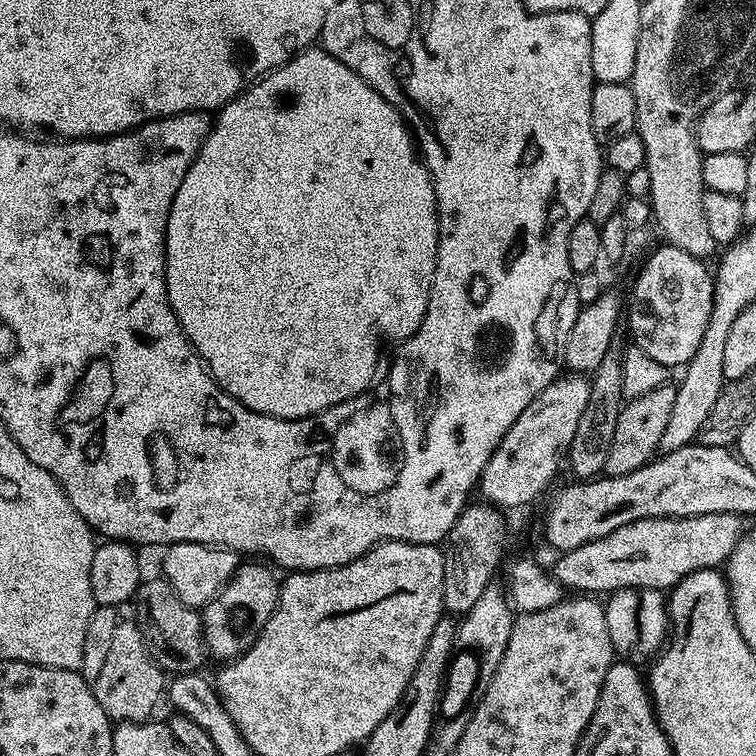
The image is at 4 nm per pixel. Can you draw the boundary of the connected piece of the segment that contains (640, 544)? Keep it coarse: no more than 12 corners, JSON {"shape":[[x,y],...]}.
{"shape":[[733,512],[644,518],[559,553],[576,594],[671,590],[719,569]]}

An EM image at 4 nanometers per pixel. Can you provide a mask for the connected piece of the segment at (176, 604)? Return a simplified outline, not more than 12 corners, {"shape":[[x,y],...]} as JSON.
{"shape":[[163,578],[134,597],[144,645],[168,674],[196,674],[204,621]]}

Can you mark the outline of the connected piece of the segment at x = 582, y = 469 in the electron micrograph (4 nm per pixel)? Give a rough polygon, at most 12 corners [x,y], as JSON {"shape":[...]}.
{"shape":[[622,355],[590,376],[590,398],[568,447],[581,481],[599,477],[626,397]]}

